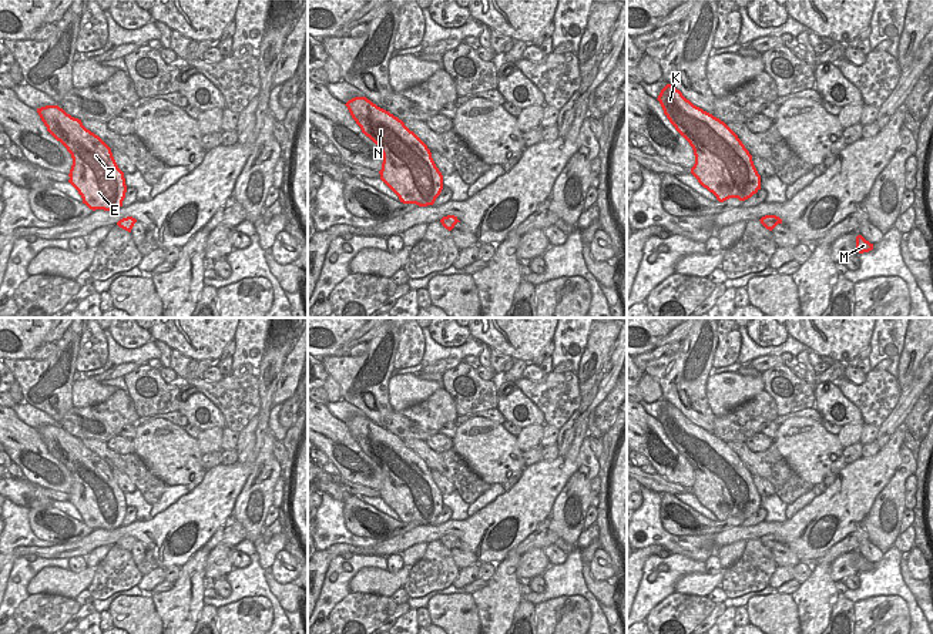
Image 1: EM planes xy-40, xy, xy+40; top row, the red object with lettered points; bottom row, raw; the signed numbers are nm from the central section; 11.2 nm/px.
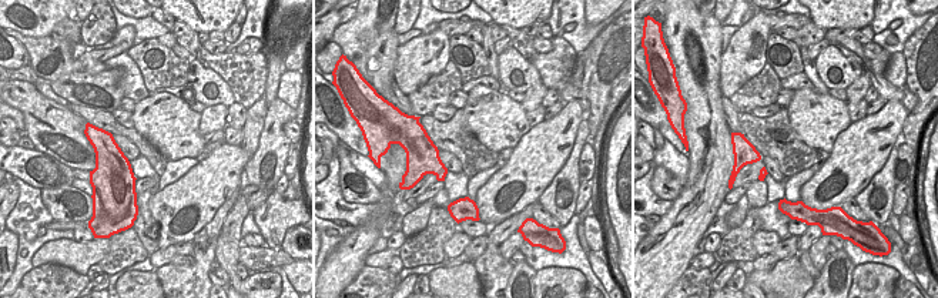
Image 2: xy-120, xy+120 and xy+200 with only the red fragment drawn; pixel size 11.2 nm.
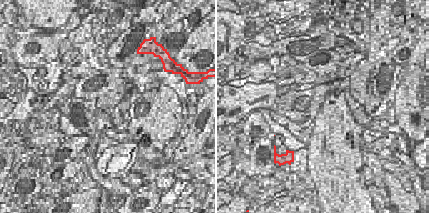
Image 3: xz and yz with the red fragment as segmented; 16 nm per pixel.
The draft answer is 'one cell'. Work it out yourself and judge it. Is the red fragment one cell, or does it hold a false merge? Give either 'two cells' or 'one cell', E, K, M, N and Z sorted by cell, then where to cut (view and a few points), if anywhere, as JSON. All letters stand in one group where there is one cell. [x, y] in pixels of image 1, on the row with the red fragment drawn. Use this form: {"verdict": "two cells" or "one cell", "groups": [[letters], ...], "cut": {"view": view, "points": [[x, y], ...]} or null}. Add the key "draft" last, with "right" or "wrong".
{"verdict": "one cell", "groups": [["E", "K", "M", "N", "Z"]], "cut": null, "draft": "right"}

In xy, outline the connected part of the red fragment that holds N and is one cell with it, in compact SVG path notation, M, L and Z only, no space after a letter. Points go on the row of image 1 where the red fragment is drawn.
M355 97L345 105L362 132L380 148L380 180L400 202L433 205L443 189L443 175L427 145L402 120L366 97Z

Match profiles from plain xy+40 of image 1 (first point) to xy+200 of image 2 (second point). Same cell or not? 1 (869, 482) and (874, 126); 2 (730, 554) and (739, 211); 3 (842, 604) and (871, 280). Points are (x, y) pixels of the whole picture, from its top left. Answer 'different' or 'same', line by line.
1: same
2: same
3: different

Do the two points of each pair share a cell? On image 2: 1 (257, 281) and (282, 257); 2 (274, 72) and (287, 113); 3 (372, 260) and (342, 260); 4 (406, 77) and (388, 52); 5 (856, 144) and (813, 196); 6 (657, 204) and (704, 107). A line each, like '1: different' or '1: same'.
1: different
2: different
3: different
4: different
5: same
6: different

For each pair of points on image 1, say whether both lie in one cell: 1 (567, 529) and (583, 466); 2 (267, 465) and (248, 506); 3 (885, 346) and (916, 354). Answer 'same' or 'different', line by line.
1: same
2: same
3: different

